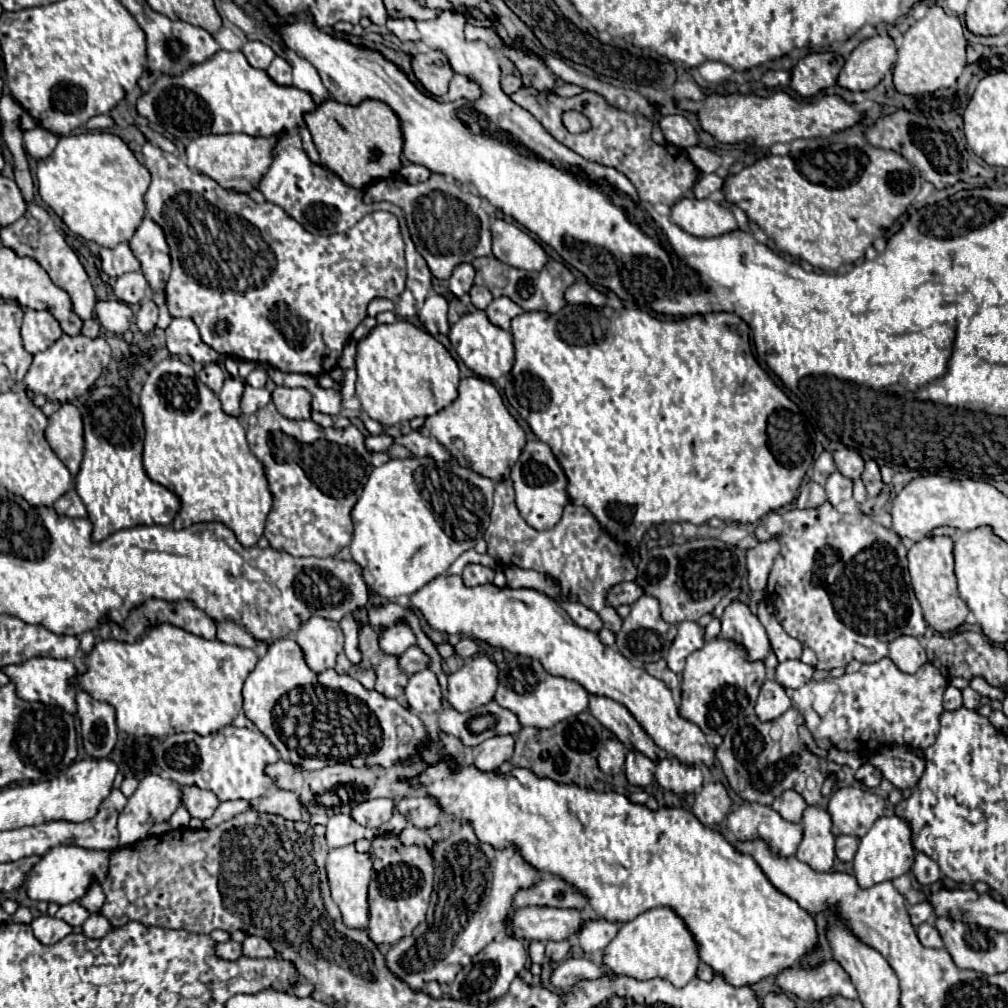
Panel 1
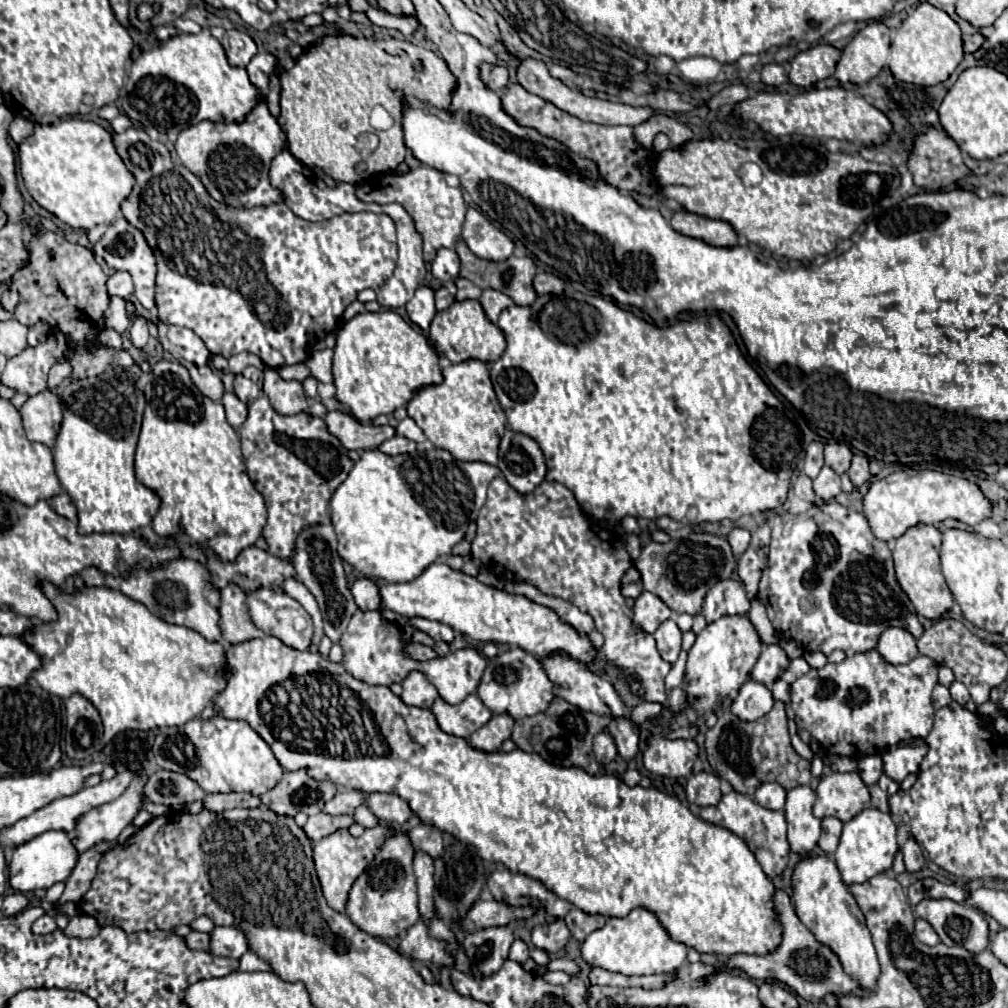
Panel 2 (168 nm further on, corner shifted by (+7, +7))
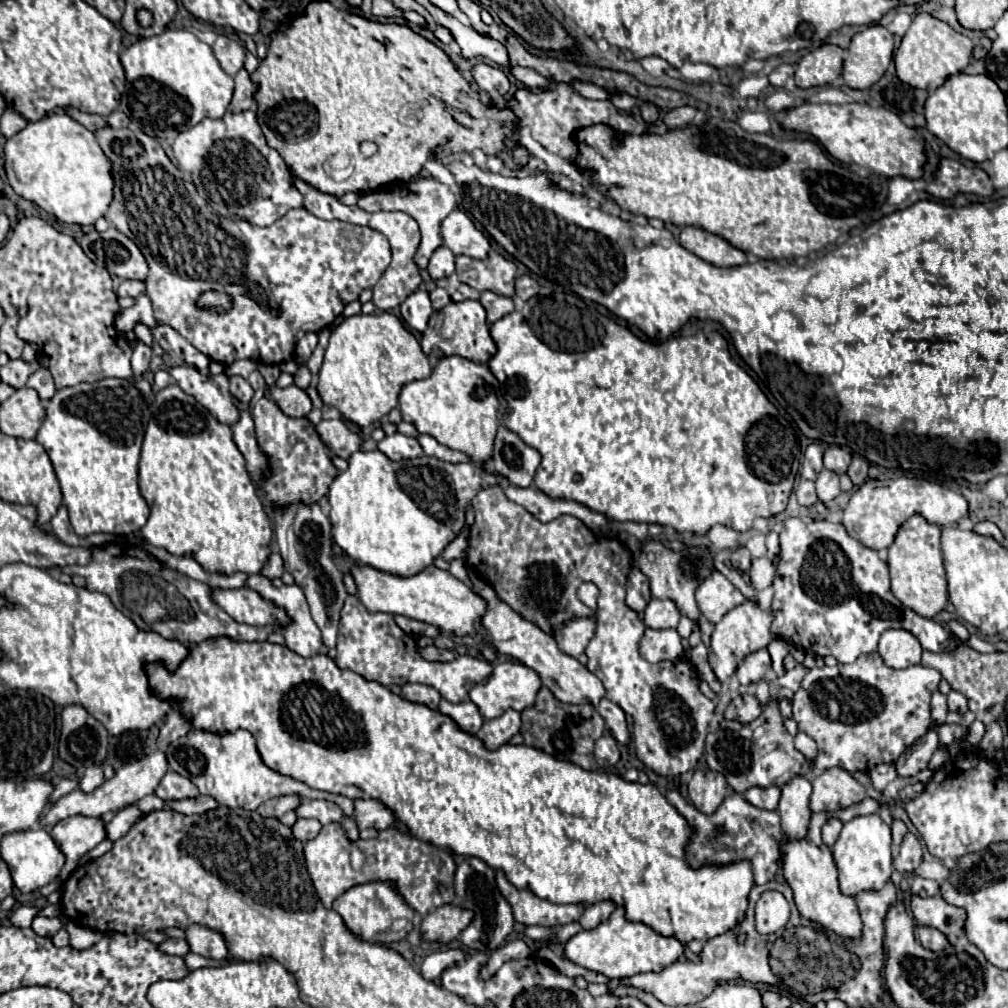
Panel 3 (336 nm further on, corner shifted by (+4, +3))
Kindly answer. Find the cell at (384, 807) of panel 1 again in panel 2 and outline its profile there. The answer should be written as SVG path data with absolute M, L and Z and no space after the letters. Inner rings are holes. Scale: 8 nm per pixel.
M340 789L334 799L330 799L326 805L324 805L324 813L328 815L352 815L354 809L364 803L364 793L360 791L350 791L350 789Z

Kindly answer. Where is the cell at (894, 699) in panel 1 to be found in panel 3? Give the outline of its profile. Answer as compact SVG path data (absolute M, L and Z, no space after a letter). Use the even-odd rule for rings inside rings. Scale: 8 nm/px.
M865 653L855 663L845 665L837 663L835 667L815 667L809 669L801 689L793 697L793 719L799 725L799 731L807 733L819 749L819 755L813 763L815 771L827 771L829 767L841 767L849 773L855 771L871 771L879 763L893 763L897 757L911 747L929 727L933 727L931 719L931 695L937 691L941 681L941 673L933 667L911 665L905 669L887 667L879 653Z

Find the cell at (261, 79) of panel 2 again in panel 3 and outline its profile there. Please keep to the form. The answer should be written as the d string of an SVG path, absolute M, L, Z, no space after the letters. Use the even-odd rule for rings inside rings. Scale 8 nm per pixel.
M241 69L237 75L235 75L235 93L233 93L233 103L231 103L231 109L233 111L245 111L245 109L253 109L255 103L253 103L253 95L257 93L257 83L253 83L251 75Z

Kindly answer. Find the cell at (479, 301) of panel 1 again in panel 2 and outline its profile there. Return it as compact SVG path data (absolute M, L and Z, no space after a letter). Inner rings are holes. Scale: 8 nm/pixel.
M458 279L456 281L456 287L458 287L458 293L456 293L456 299L458 301L464 301L464 299L478 299L482 295L482 289L474 283L470 283L468 279Z

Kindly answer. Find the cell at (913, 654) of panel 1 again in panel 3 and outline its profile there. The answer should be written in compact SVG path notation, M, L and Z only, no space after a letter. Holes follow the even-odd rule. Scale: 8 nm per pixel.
M889 629L879 639L879 655L889 667L903 669L919 663L921 659L919 641L905 629Z

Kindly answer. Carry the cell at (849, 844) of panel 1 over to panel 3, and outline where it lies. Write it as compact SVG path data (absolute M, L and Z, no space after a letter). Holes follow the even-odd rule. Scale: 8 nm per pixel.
M831 817L825 821L825 827L821 827L821 831L823 831L823 843L827 847L833 847L833 843L837 841L837 837L841 833L841 827L843 827L843 823L837 817Z

